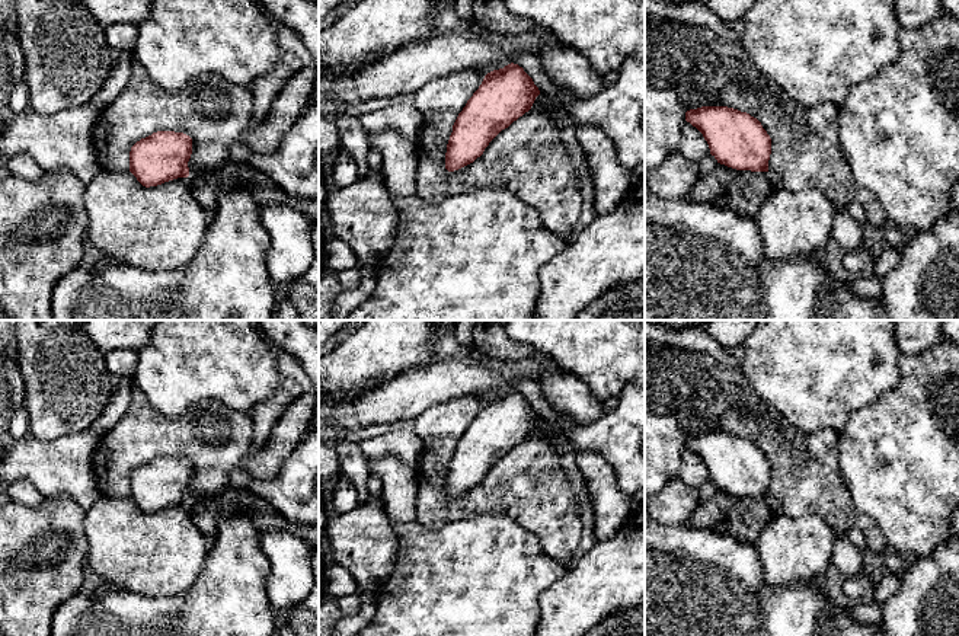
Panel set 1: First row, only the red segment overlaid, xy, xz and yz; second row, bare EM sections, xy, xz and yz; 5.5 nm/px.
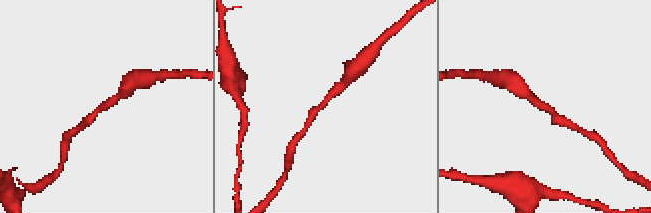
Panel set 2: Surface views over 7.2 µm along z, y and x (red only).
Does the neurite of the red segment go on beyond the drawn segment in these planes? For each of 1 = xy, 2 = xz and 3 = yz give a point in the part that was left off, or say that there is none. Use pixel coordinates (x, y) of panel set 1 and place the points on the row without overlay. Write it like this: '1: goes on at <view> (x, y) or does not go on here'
1: does not go on here
2: does not go on here
3: does not go on here

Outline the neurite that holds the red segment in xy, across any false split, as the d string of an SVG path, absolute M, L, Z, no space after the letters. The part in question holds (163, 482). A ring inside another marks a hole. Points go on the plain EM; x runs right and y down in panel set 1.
M157 457L137 467L130 477L130 498L146 512L188 504L192 464L183 458Z

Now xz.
M518 390L488 399L453 451L445 495L454 498L473 489L502 456L531 435L538 421Z

